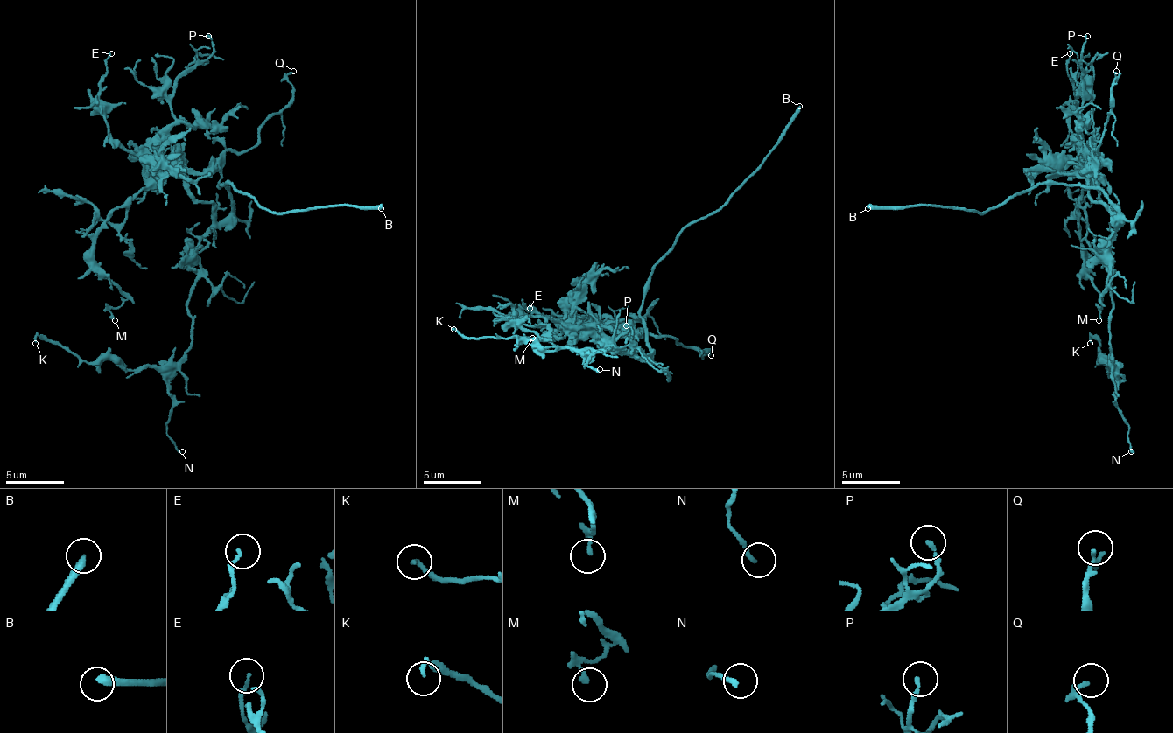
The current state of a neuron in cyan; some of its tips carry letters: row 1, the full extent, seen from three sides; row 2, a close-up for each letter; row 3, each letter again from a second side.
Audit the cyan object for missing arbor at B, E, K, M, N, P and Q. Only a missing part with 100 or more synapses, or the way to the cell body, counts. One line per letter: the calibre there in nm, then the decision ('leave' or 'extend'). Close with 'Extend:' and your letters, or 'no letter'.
B: 320 nm | extend
E: 170 nm | leave
K: 200 nm | leave
M: 100 nm | leave
N: 180 nm | leave
P: 160 nm | leave
Q: 100 nm | leave
Extend: B

